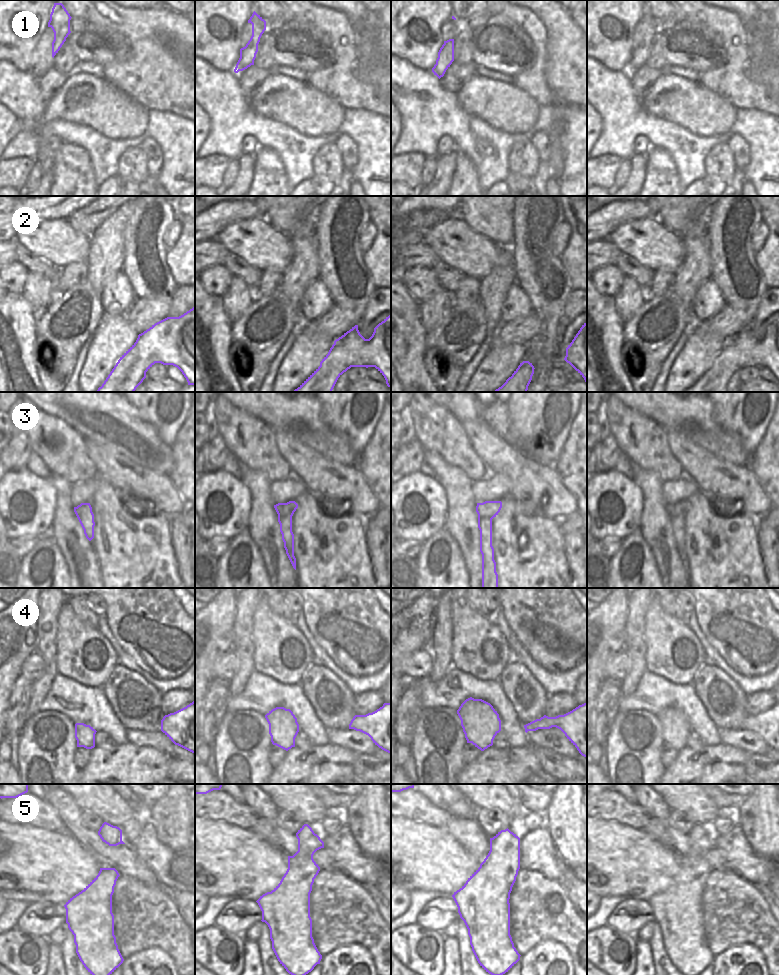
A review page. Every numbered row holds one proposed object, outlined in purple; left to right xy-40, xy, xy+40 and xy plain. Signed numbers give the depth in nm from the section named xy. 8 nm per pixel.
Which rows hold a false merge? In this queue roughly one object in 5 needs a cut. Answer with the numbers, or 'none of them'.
3

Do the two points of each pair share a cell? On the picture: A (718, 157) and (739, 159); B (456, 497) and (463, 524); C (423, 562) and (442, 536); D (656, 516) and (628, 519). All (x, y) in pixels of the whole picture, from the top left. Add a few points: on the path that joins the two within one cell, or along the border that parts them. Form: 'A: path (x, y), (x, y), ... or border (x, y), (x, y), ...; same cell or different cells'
A: border (727, 143), (733, 154), (733, 161), (737, 169); different cells
B: path (461, 504), (461, 517); same cell
C: path (428, 556), (441, 542); same cell
D: border (643, 495), (642, 517), (638, 529); different cells

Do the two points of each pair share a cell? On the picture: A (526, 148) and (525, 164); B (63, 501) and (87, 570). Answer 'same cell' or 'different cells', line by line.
A: same cell
B: same cell

